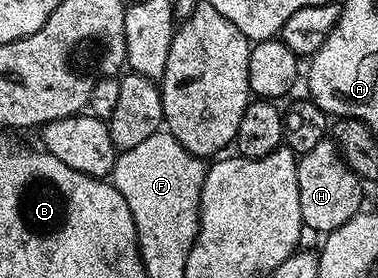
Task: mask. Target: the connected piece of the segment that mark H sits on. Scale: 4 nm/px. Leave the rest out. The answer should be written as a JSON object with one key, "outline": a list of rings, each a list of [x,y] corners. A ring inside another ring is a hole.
{"outline":[[[331,140],[315,144],[311,152],[300,155],[297,159],[299,176],[299,212],[304,229],[318,230],[321,236],[330,234],[339,224],[347,224],[351,216],[361,213],[362,179],[341,158],[337,145]]]}

